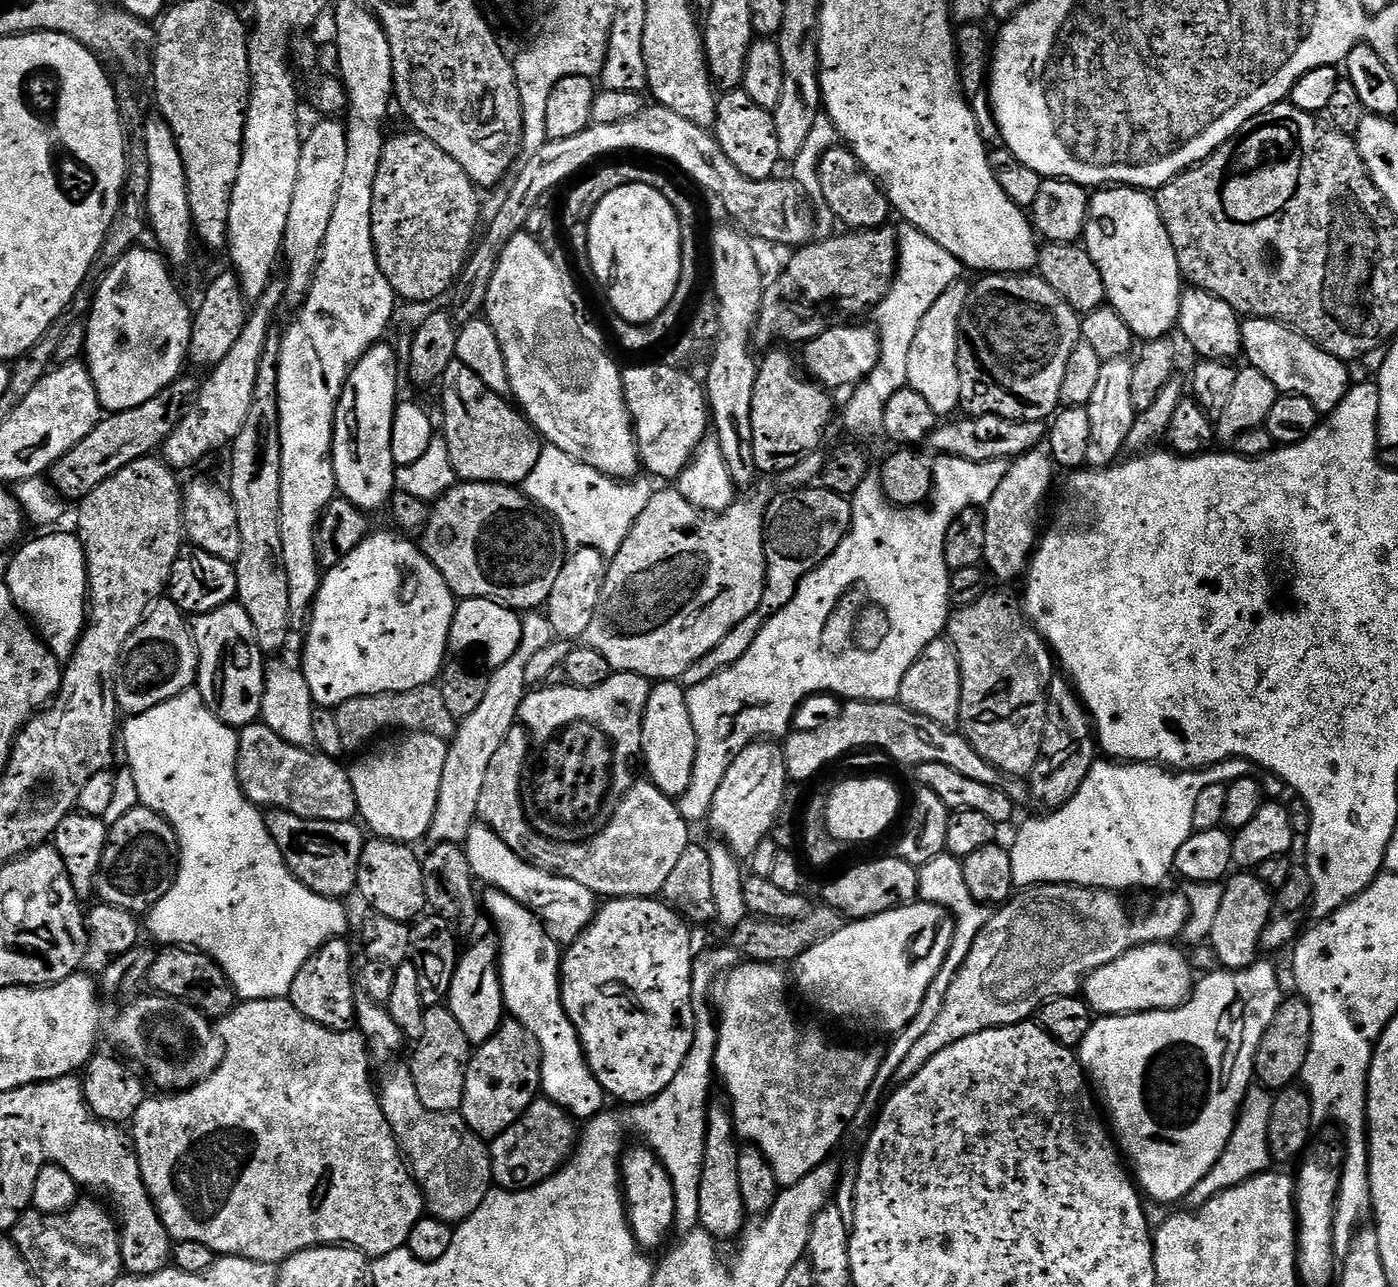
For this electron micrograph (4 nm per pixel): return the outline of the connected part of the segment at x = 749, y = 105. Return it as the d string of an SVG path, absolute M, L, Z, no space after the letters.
M728 90L716 101L716 141L722 146L722 154L751 180L771 180L777 175L776 167L782 164L778 150L778 130L774 126L772 112L758 106L743 90Z

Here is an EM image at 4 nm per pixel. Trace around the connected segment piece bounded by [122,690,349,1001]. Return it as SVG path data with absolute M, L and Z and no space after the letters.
M189 690L154 706L145 712L138 712L127 717L128 721L122 724L122 748L124 744L124 756L128 759L126 768L133 774L134 783L137 786L137 798L143 807L152 812L159 812L167 820L168 825L176 832L176 838L180 841L180 855L176 869L176 880L170 886L170 890L147 913L146 932L153 936L164 946L183 946L198 952L205 952L212 961L224 971L226 978L232 984L232 991L241 1001L246 1000L279 1000L287 997L292 991L294 978L298 978L298 970L306 966L306 962L312 957L327 940L338 940L347 937L348 912L341 901L328 900L325 896L319 896L309 890L304 883L296 877L286 866L274 838L268 833L264 824L264 816L261 809L244 797L244 791L240 789L240 783L236 777L236 755L238 754L238 742L240 741L237 729L223 724L206 706L206 702L200 696L199 691Z

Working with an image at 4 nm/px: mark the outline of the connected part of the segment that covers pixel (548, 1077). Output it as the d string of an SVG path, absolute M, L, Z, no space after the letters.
M485 892L488 893L482 896L483 911L487 919L489 916L500 930L498 967L504 1006L507 1015L528 1031L533 1045L538 1049L540 1092L569 1116L587 1122L605 1111L606 1093L589 1071L584 1048L560 1001L561 945L556 943L544 921L533 909L510 899L504 892Z

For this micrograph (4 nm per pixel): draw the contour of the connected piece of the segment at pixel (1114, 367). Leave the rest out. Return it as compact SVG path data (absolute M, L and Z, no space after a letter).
M1105 360L1094 395L1087 404L1090 414L1090 446L1086 453L1086 465L1089 469L1110 468L1121 459L1120 452L1125 451L1124 443L1130 438L1130 426L1134 426L1137 410L1134 398L1130 398L1130 378L1134 378L1133 361Z

